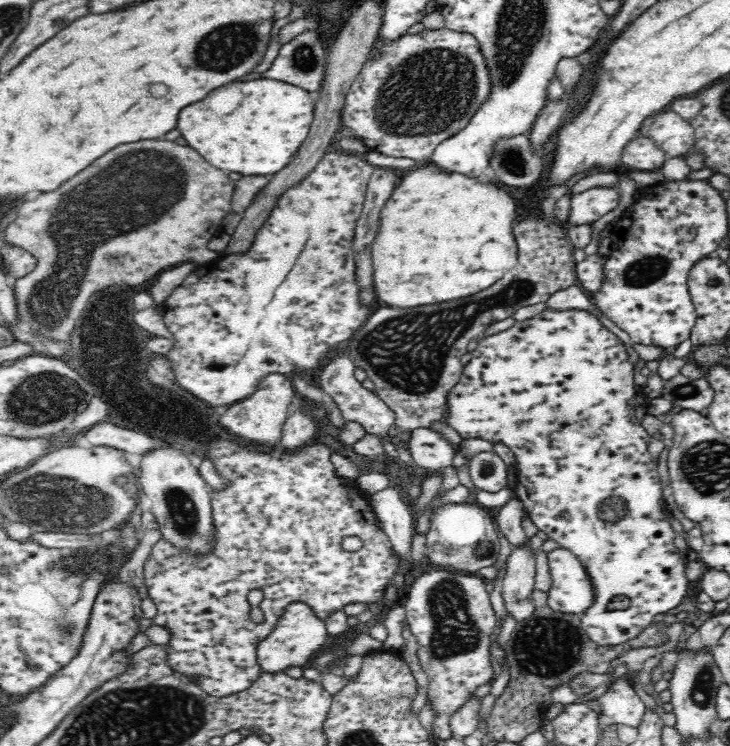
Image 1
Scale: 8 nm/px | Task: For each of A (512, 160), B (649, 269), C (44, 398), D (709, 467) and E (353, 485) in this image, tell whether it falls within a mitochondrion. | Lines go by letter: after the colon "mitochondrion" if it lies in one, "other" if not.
A: mitochondrion
B: mitochondrion
C: mitochondrion
D: mitochondrion
E: other

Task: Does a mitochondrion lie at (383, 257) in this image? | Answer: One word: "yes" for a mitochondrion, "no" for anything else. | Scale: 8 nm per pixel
no

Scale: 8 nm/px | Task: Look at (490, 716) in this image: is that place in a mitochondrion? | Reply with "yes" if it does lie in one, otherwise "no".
no

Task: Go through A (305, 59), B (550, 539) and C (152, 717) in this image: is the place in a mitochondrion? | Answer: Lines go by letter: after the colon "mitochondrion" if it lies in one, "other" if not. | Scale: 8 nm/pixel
A: mitochondrion
B: other
C: mitochondrion

